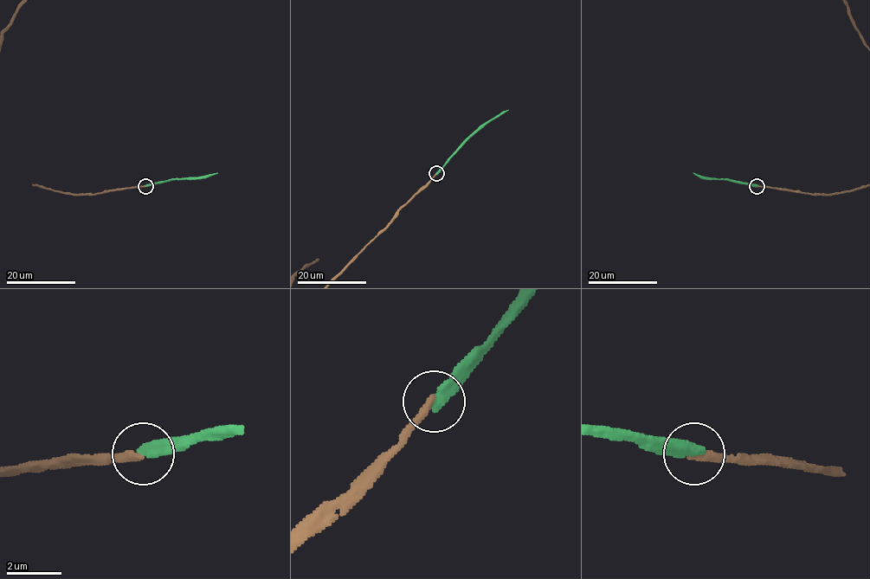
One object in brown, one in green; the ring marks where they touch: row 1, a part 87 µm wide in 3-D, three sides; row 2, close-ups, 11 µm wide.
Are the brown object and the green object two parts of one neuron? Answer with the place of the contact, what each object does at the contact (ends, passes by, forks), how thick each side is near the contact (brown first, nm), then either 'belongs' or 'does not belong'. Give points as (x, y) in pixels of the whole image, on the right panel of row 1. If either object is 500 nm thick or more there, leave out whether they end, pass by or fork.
place (757, 186); brown ends; green ends; calibres 280 and 480 nm; belongs

